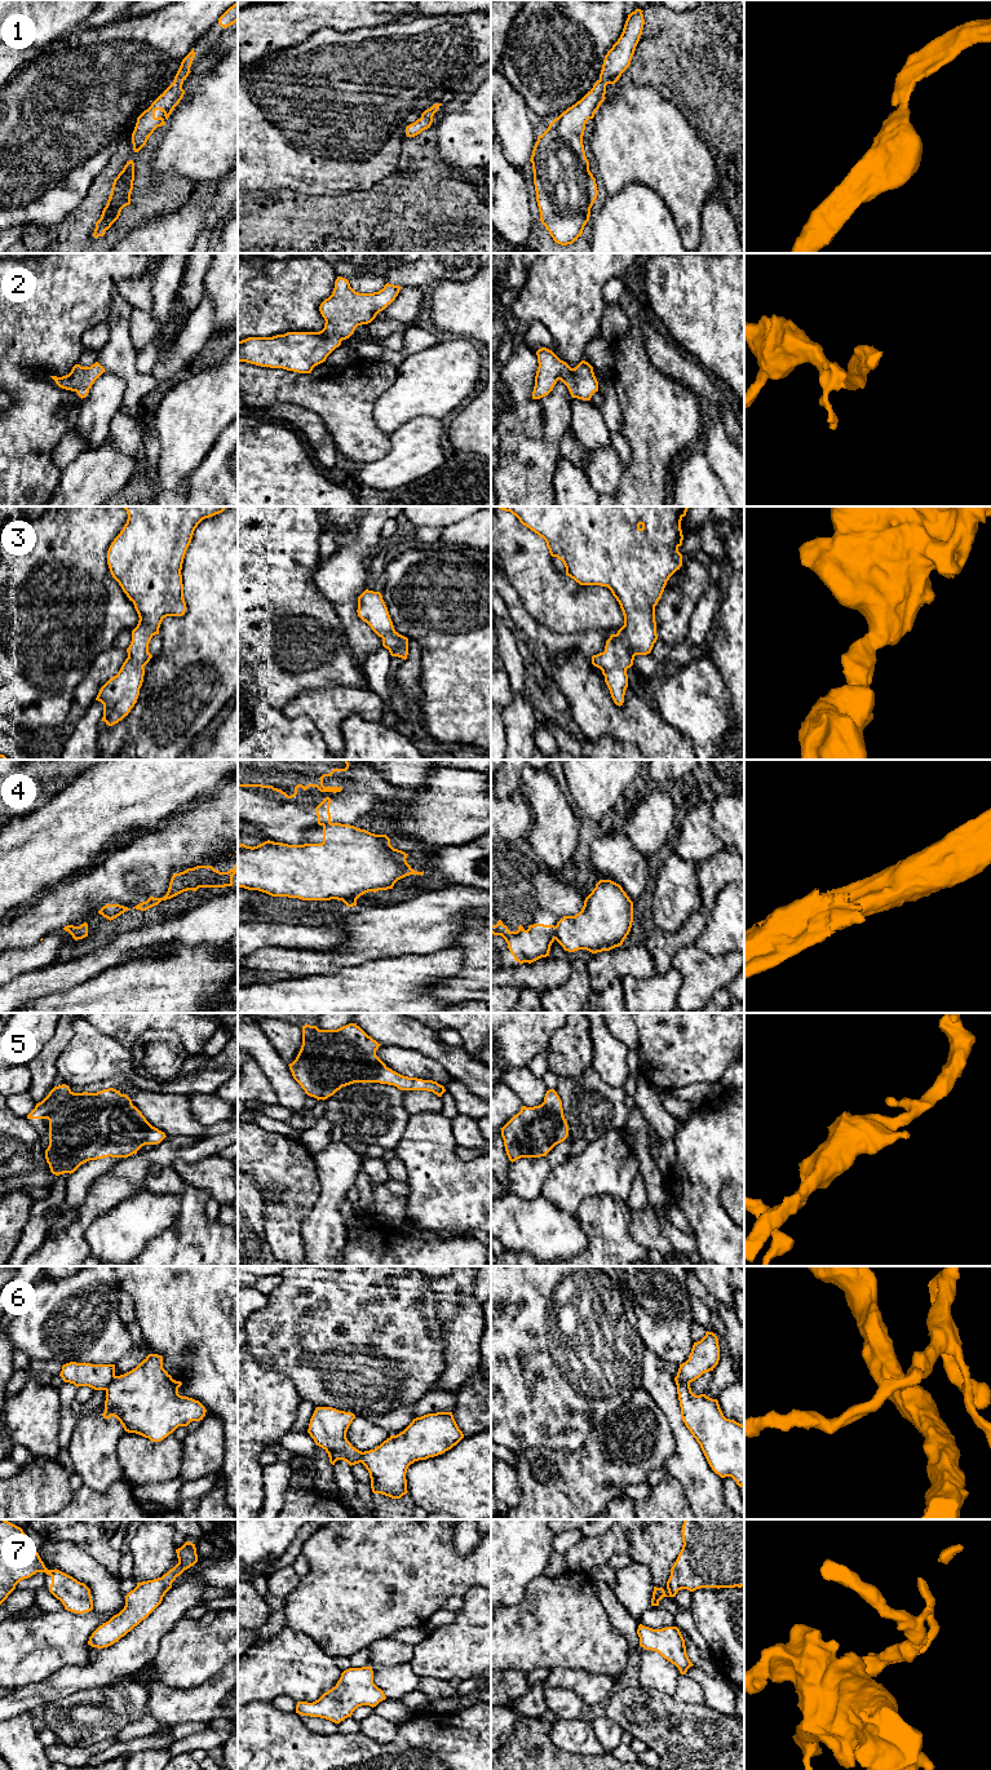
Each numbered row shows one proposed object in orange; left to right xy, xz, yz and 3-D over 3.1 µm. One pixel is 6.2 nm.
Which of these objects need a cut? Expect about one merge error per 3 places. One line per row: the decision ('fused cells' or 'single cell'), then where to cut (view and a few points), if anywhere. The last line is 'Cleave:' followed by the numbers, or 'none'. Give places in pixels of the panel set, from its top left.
1: single cell; no cut
2: single cell; no cut
3: single cell; no cut
4: fused cells; cut in yz along (554, 926), (556, 938)
5: single cell; no cut
6: fused cells; cut in xy along (116, 1376), (105, 1389)
7: single cell; no cut
Cleave: 4, 6

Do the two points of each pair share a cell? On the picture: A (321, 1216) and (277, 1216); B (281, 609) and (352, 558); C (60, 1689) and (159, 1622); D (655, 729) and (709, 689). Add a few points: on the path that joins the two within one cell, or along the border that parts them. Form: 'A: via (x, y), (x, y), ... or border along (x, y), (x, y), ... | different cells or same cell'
A: border along (321, 1189), (313, 1209), (302, 1224), (304, 1246) | different cells
B: border along (318, 558), (313, 582), (333, 607) | different cells
C: via (84, 1677), (94, 1675), (122, 1659), (135, 1646) | same cell
D: border along (646, 698), (668, 724), (690, 739) | different cells

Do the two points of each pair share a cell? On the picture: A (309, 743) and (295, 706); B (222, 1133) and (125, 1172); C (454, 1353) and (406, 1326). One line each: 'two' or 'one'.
A: two
B: one
C: two

